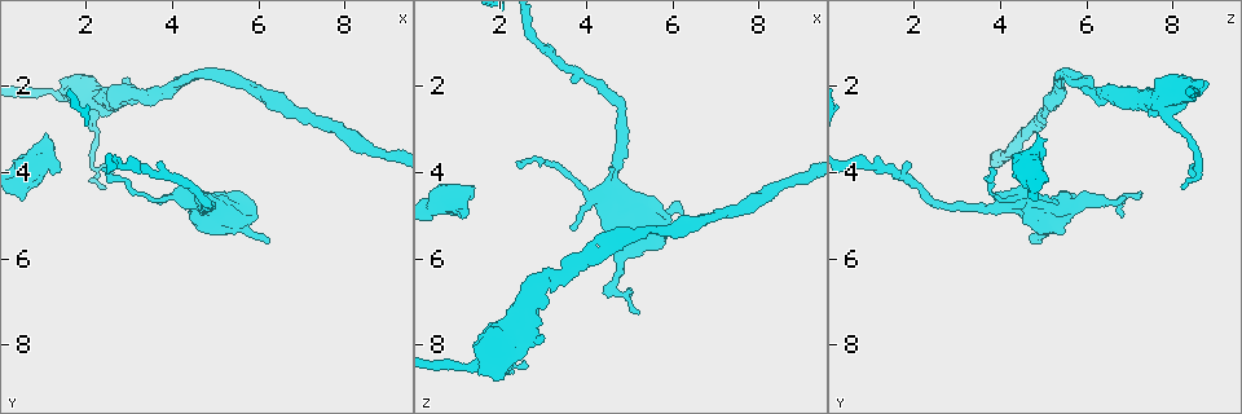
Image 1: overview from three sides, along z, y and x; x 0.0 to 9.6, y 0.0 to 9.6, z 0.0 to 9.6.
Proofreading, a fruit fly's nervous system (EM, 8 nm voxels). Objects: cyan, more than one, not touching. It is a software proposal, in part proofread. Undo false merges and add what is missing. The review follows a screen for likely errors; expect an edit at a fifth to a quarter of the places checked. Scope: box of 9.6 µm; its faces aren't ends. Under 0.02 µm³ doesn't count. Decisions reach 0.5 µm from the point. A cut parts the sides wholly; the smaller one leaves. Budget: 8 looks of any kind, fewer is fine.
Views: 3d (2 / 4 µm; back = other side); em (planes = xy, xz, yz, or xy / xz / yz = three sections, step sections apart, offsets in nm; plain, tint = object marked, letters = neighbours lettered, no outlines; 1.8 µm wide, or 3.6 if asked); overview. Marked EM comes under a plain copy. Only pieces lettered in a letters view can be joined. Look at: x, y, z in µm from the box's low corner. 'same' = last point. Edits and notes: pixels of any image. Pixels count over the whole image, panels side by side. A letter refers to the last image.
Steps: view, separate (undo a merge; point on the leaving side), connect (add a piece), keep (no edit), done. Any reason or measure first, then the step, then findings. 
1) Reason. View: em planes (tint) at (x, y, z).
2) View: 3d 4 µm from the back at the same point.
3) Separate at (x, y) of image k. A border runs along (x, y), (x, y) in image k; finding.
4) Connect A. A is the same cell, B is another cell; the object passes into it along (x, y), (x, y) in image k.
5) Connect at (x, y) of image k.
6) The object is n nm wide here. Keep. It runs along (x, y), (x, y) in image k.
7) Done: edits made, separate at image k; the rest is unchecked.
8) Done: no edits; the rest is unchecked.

A fork. View: em xy step 4 (tint) at (4.15, 1.95, 5.95).

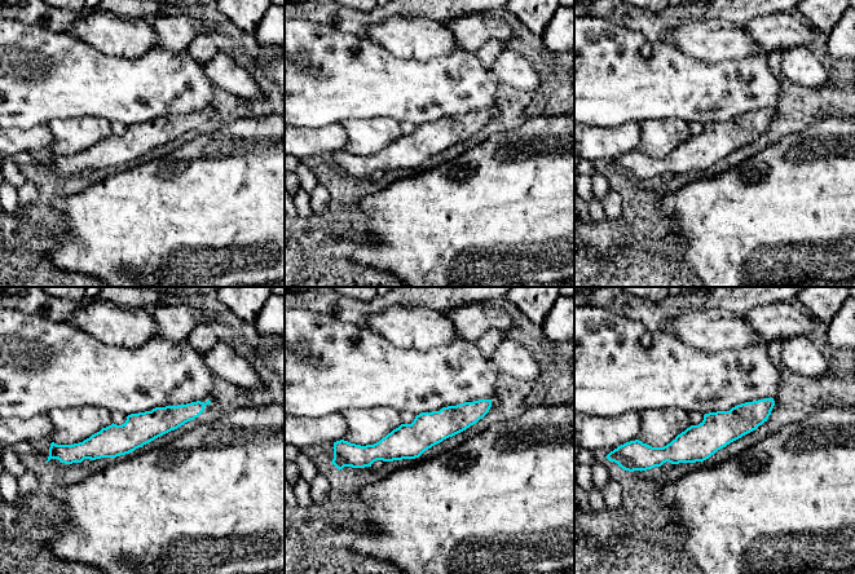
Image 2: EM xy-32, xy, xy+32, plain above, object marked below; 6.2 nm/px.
Another direction. View: em planes (letters) at the same point.

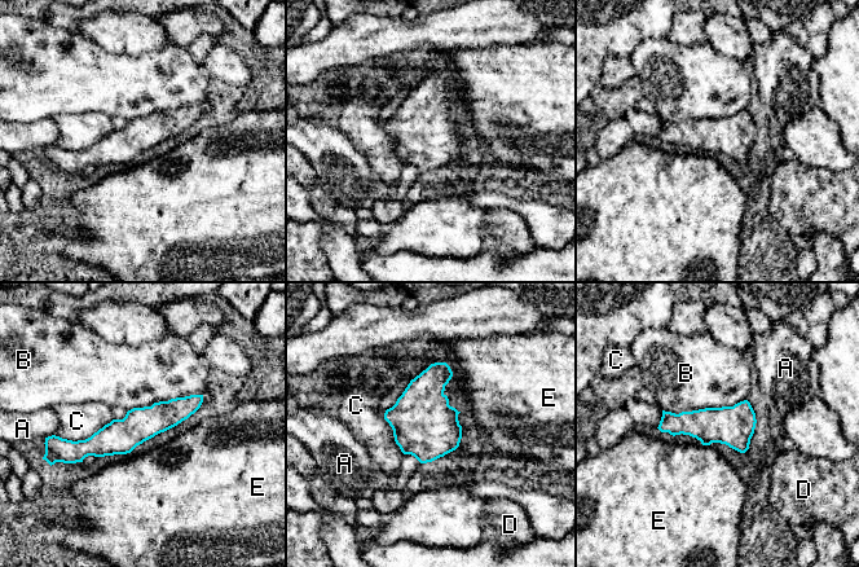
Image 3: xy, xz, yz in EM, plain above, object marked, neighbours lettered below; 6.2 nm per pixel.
Keep. A, B, C, D and E are other cells; continuous, no second cell.

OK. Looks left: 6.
An open end. View: em xy step 8 (tint) at (1.20, 3.25, 5.05).

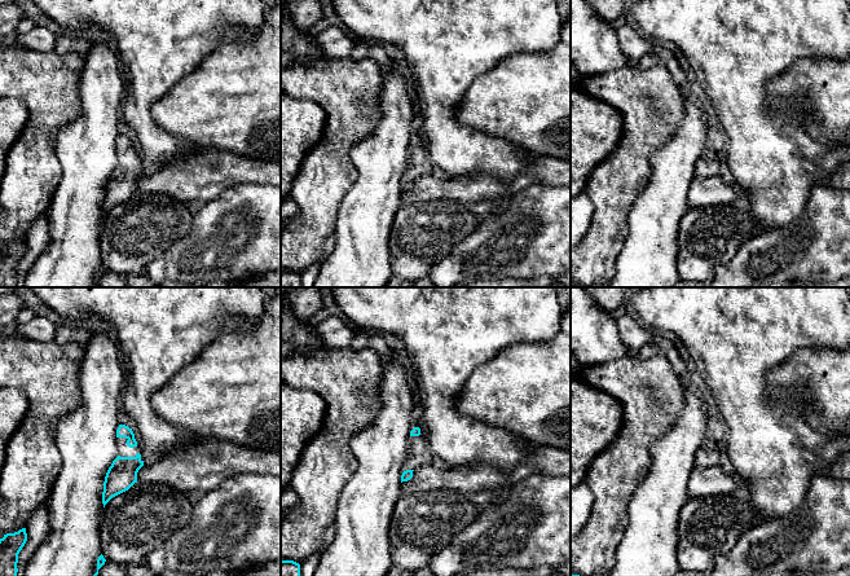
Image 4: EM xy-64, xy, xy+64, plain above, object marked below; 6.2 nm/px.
Cut it another way. View: em planes (letters) at the same point.

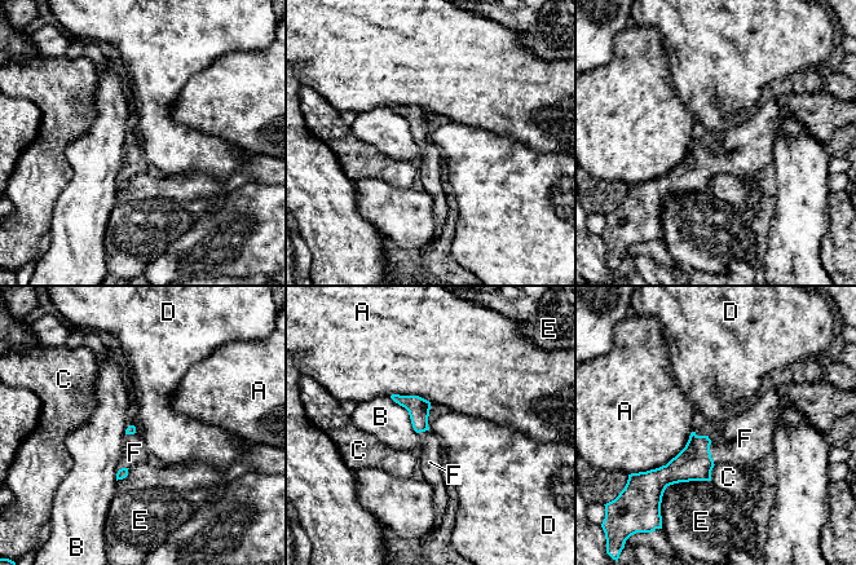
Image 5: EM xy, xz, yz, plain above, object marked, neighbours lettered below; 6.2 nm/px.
Connect at (745, 438) of image 5. F is the same cell, A, B, C, D and E are other cells; it goes on there.

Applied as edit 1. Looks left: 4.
Tapers out. View: em xz step 16 (letters) at (6.20, 5.70, 4.95).

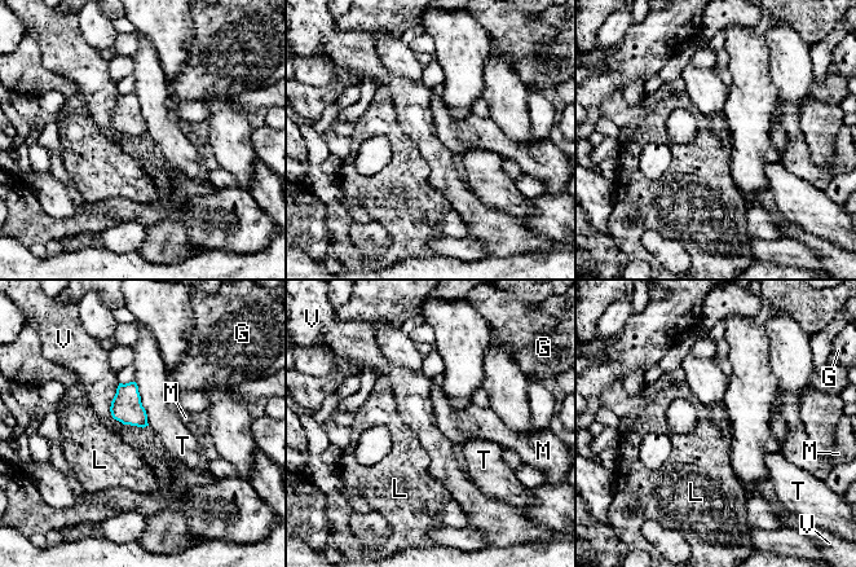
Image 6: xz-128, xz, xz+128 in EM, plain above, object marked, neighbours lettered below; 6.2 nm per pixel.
View: em planes (letters) at the same point.

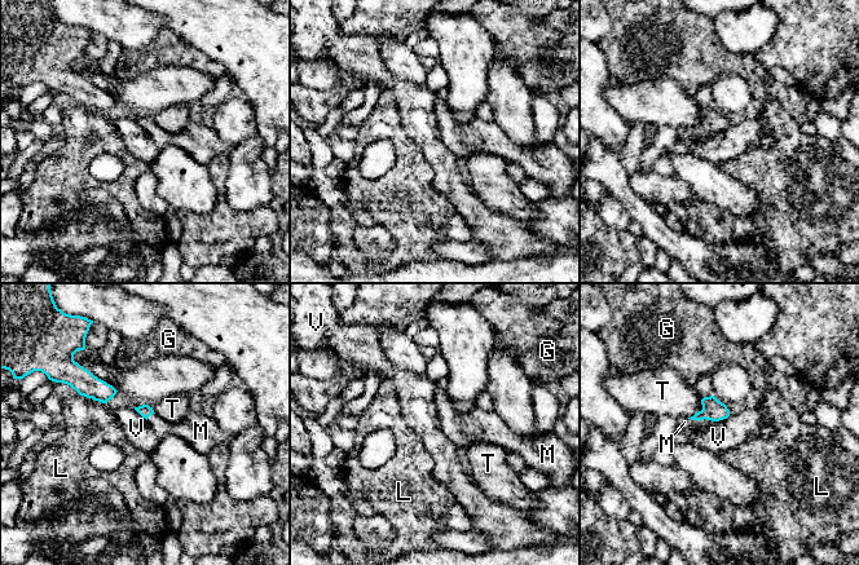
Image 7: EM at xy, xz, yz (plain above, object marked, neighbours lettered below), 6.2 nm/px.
Connect at (685, 422) of image 7. M is the same cell, G, L, T and V are other cells; the object passes into it along (714, 410), (700, 419), (685, 422) in image 7; it goes on there.

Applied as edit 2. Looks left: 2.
Done: edits made, connect at image 5, connect at image 7; the rest is unchecked.

